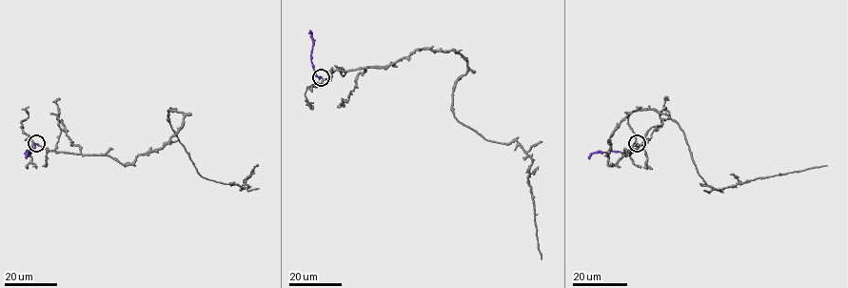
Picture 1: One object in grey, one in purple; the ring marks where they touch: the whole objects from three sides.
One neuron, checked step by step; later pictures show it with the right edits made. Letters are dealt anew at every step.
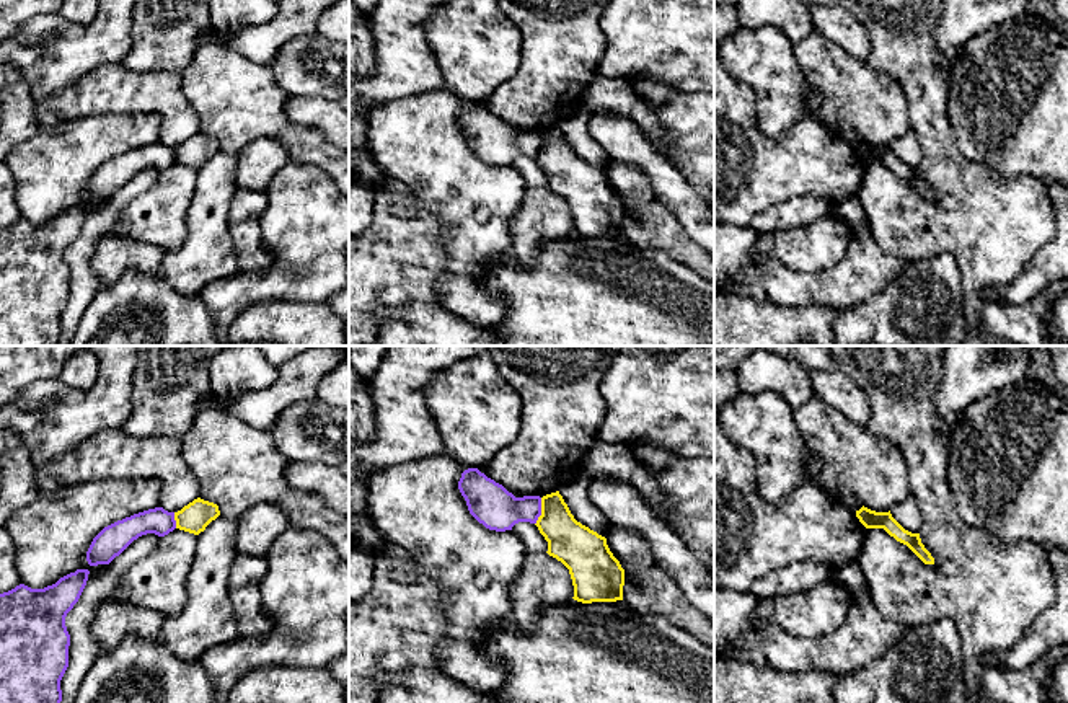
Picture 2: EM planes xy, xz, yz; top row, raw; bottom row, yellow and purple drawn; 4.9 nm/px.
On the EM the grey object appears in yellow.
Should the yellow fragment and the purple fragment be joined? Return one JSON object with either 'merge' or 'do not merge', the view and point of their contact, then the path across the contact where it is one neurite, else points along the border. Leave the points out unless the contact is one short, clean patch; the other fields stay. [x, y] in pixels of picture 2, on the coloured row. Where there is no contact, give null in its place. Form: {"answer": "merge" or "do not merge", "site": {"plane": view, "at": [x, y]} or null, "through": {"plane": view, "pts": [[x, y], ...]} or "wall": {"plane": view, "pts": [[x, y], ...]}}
{"answer": "do not merge", "site": {"plane": "xz", "at": [542, 511]}, "wall": {"plane": "xz", "pts": [[542, 498], [542, 514], [535, 524]]}}

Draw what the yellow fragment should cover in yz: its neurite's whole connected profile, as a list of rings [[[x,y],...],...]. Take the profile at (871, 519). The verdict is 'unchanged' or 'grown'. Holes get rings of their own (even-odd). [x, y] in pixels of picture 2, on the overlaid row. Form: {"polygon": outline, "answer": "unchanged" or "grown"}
{"polygon": [[[867,507],[856,511],[856,517],[866,528],[884,528],[897,542],[907,545],[925,564],[934,564],[934,558],[921,543],[920,533],[905,530],[889,512],[876,512]]], "answer": "unchanged"}

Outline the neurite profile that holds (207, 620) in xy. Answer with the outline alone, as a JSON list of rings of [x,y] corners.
[[[218,515],[197,535],[186,607],[165,618],[158,633],[158,641],[179,659],[199,661],[210,648],[238,638],[228,595],[228,573],[235,558],[235,520]]]

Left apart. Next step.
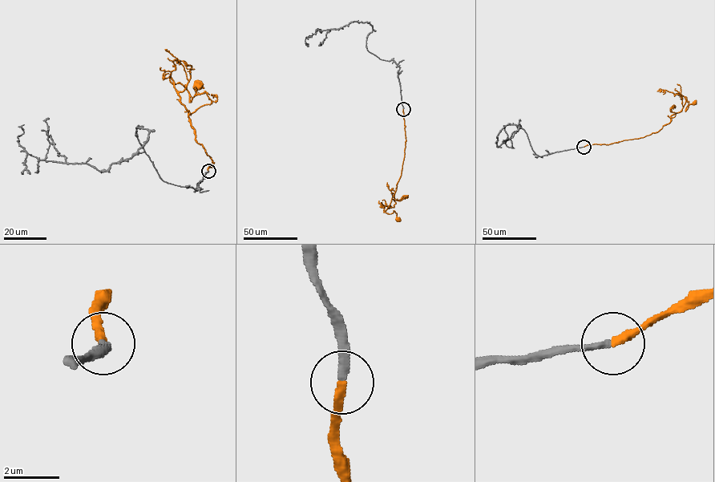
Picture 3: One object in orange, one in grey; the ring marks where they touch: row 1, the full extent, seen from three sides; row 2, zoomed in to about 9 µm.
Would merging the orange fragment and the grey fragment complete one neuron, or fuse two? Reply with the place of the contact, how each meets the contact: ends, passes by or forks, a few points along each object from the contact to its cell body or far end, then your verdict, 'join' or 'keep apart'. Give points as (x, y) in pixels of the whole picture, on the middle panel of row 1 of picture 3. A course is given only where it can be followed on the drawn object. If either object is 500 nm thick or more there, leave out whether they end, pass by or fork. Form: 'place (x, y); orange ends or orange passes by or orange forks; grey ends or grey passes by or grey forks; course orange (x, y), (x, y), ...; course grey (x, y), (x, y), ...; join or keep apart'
place (403, 109); orange ends; grey ends; course orange (403, 109), (405, 141), (401, 176), (390, 204), (383, 212), (389, 214), (394, 212), (397, 220); course grey (403, 109), (399, 66), (366, 49), (373, 26), (367, 22), (317, 30), (305, 38), (309, 43); join

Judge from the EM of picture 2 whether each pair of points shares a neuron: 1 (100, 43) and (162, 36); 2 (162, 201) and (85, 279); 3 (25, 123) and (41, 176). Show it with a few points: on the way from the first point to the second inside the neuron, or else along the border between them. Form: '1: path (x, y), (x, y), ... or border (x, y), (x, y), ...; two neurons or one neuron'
1: border (134, 17), (129, 51), (121, 61); two neurons
2: border (136, 198), (123, 209), (118, 222), (110, 230); two neurons
3: border (39, 128), (17, 147); two neurons

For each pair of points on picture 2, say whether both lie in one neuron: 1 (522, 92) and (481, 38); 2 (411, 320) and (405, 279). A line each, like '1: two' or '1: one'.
1: two
2: two

